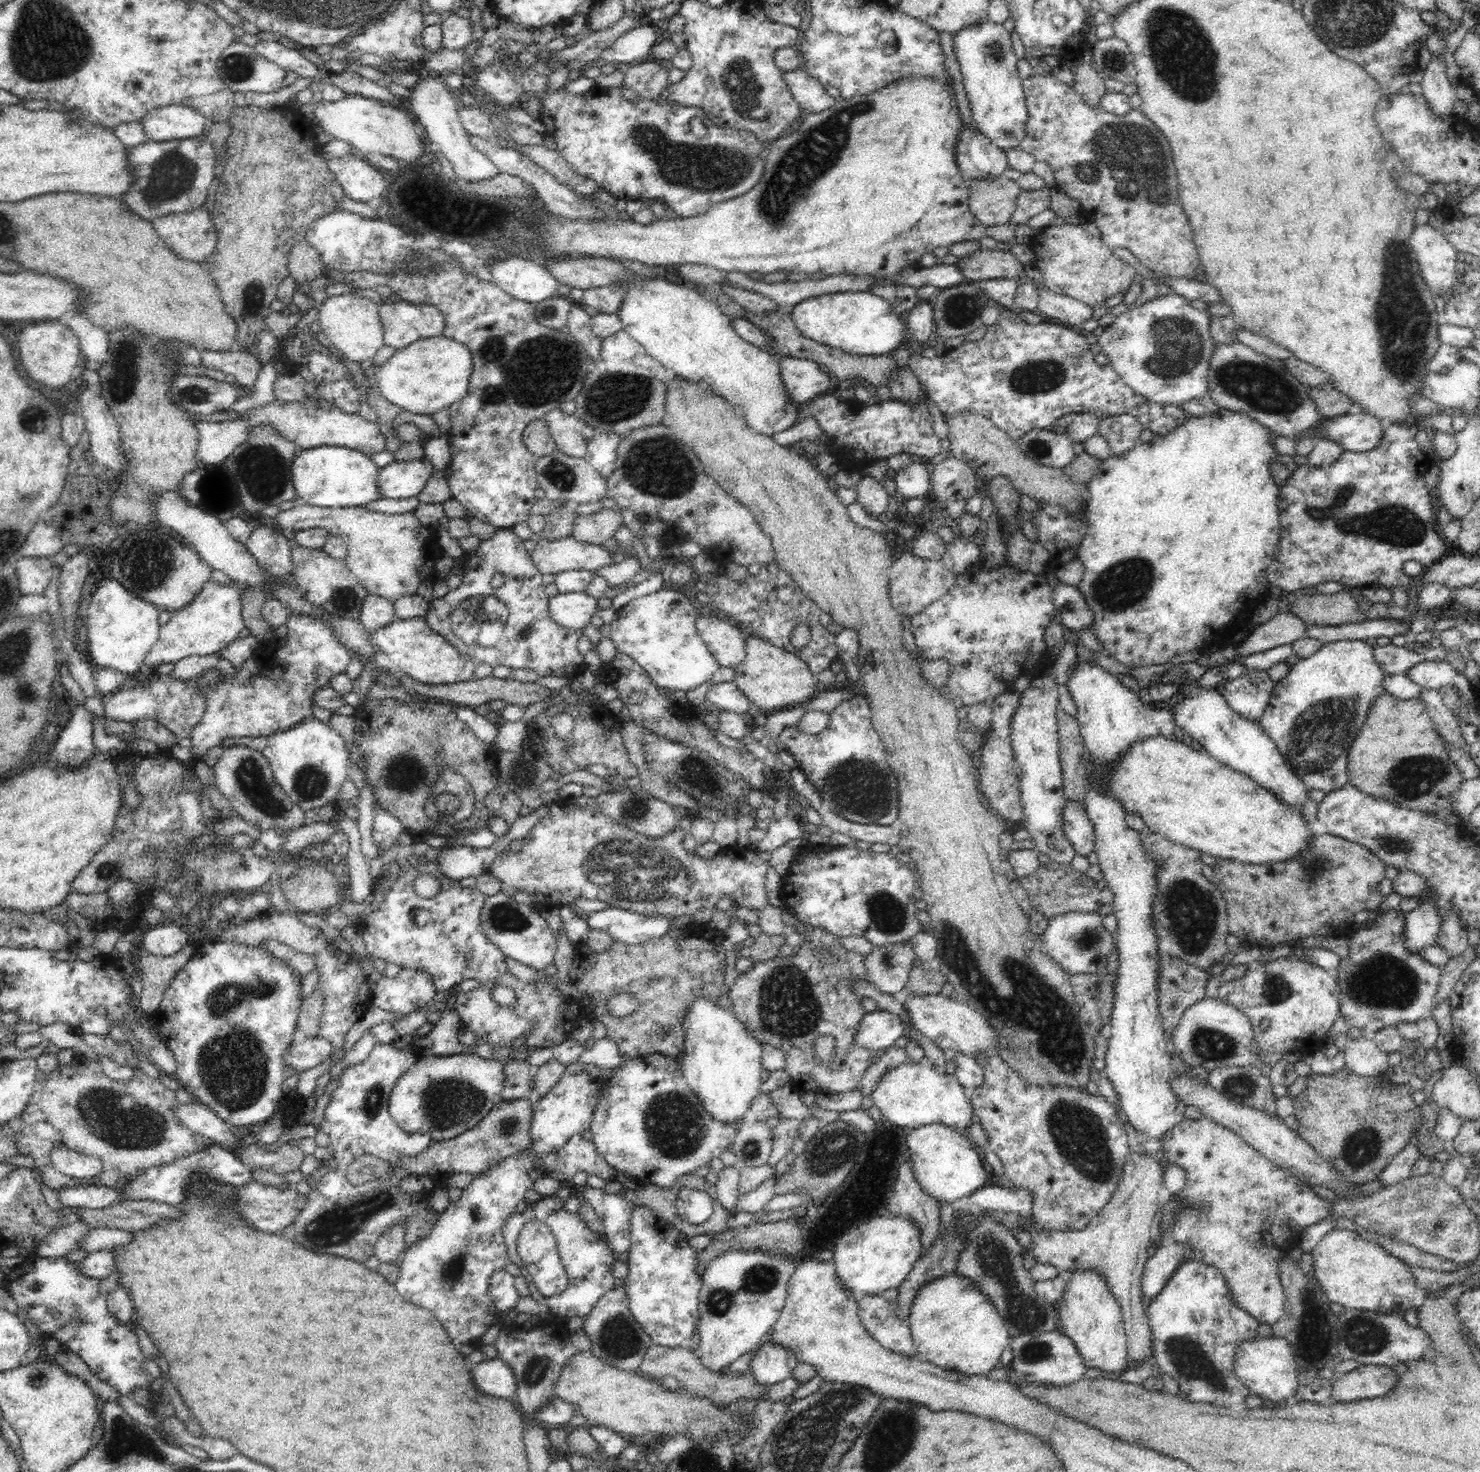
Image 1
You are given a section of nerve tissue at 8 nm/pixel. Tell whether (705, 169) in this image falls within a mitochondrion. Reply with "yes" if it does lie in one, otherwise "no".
yes

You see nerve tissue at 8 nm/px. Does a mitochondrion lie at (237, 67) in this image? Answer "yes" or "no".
yes

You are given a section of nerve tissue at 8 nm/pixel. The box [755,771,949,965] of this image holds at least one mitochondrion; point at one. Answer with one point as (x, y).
(887, 913)

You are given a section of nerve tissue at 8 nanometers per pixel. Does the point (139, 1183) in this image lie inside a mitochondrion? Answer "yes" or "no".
no

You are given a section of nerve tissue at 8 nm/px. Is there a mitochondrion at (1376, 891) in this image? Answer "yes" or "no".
no

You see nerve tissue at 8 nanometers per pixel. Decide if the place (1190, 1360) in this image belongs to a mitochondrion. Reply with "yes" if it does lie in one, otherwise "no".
yes

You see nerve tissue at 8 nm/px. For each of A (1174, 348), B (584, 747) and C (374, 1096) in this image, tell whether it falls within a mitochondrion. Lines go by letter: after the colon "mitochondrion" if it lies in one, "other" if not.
A: mitochondrion
B: other
C: mitochondrion

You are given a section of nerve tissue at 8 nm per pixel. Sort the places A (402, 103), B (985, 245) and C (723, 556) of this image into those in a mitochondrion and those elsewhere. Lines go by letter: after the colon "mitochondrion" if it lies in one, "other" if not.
A: other
B: other
C: other

